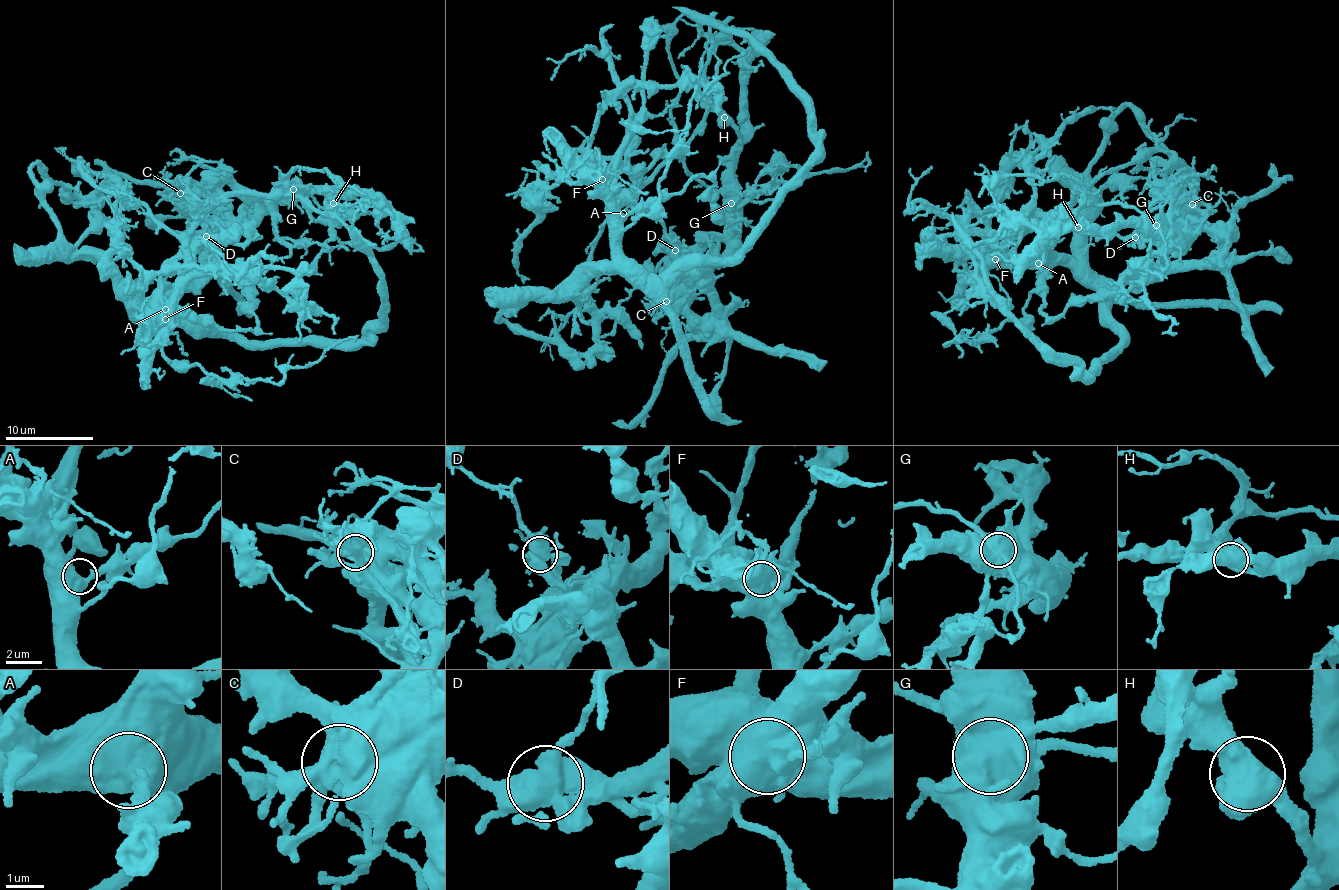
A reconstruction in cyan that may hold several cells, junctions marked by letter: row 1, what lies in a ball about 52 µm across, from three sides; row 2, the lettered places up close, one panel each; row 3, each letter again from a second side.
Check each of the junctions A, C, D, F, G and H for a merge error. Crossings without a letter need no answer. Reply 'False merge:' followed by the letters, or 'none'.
False merge: D, F, G

